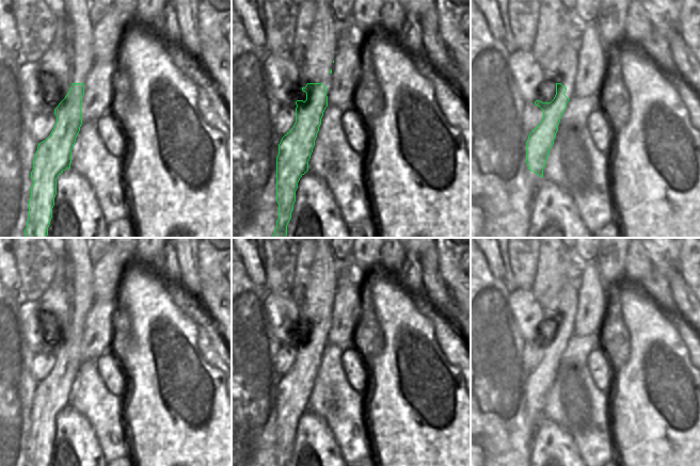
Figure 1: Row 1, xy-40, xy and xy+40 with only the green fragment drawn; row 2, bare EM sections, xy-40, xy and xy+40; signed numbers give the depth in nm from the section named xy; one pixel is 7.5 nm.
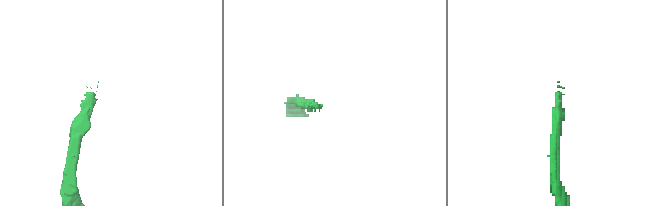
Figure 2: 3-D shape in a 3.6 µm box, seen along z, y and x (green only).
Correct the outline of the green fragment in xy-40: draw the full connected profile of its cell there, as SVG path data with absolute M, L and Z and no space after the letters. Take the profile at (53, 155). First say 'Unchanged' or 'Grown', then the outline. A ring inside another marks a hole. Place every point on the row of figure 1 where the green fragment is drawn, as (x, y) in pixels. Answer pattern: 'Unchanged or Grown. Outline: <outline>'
Grown. Outline: M63 0L71 27L71 86L54 109L57 123L50 135L37 146L33 159L29 219L25 238L47 238L57 195L57 178L70 168L71 150L82 125L84 83L93 67L91 0Z

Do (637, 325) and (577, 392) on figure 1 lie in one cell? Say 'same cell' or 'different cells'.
different cells

